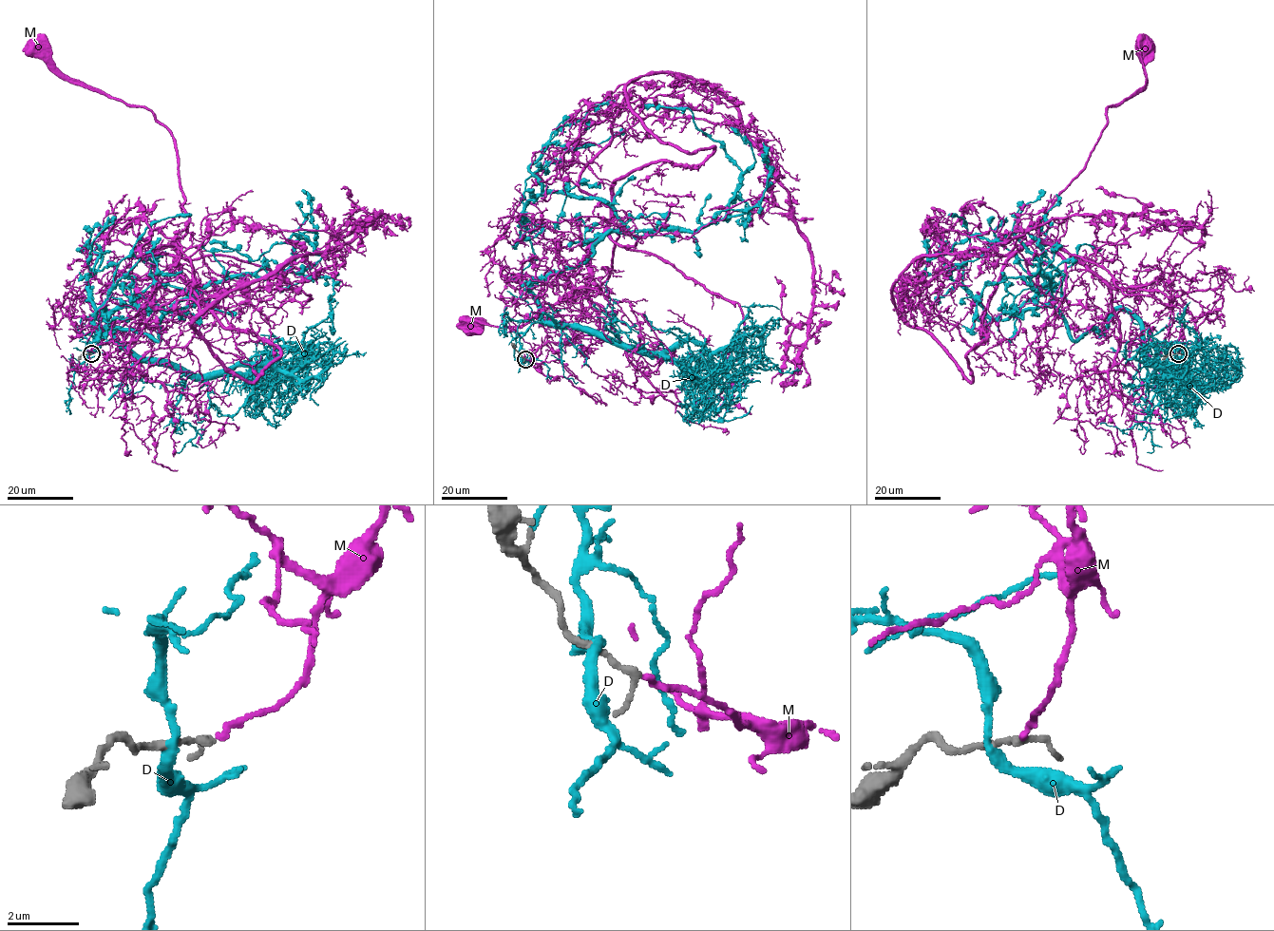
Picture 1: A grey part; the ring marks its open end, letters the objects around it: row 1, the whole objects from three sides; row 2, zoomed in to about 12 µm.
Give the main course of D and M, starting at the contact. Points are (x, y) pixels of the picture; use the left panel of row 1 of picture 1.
D: (87, 353), (102, 309), (159, 340), (178, 302), (308, 240), (209, 241)
M: (92, 353), (115, 278), (165, 286), (155, 256), (188, 218), (176, 144), (34, 44)

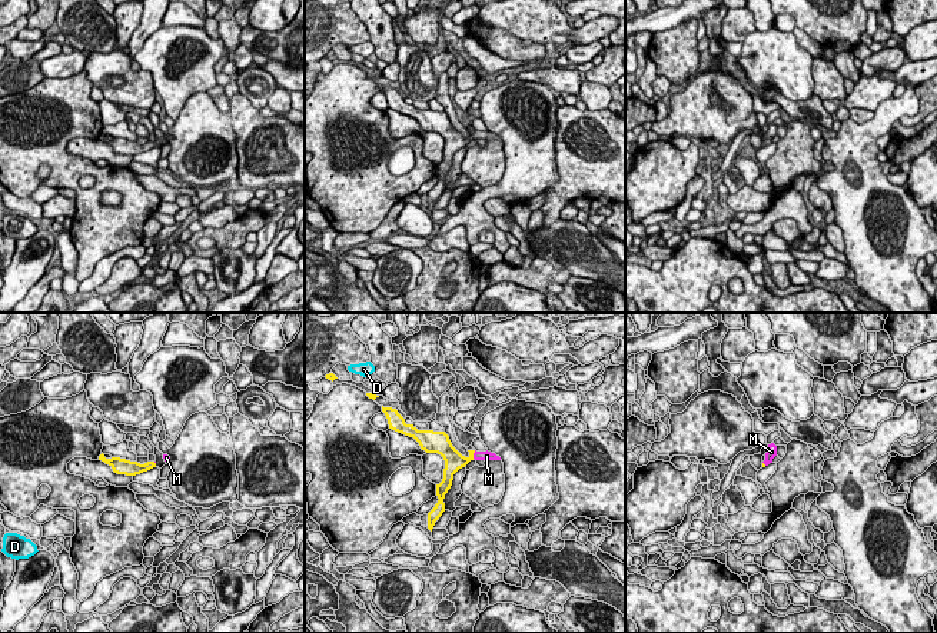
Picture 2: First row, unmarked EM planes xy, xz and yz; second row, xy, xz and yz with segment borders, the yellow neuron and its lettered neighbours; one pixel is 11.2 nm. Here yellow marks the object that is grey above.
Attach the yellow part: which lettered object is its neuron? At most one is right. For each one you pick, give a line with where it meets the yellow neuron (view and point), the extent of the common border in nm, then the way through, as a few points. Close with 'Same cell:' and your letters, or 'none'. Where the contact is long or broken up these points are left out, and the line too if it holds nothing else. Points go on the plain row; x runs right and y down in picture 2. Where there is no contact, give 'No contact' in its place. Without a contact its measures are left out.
M: Touches yellow at xz (472, 135). Shared border 100 nm. Path across: xz (454, 140), (467, 140), (472, 135), (487, 136)
Same cell: M

